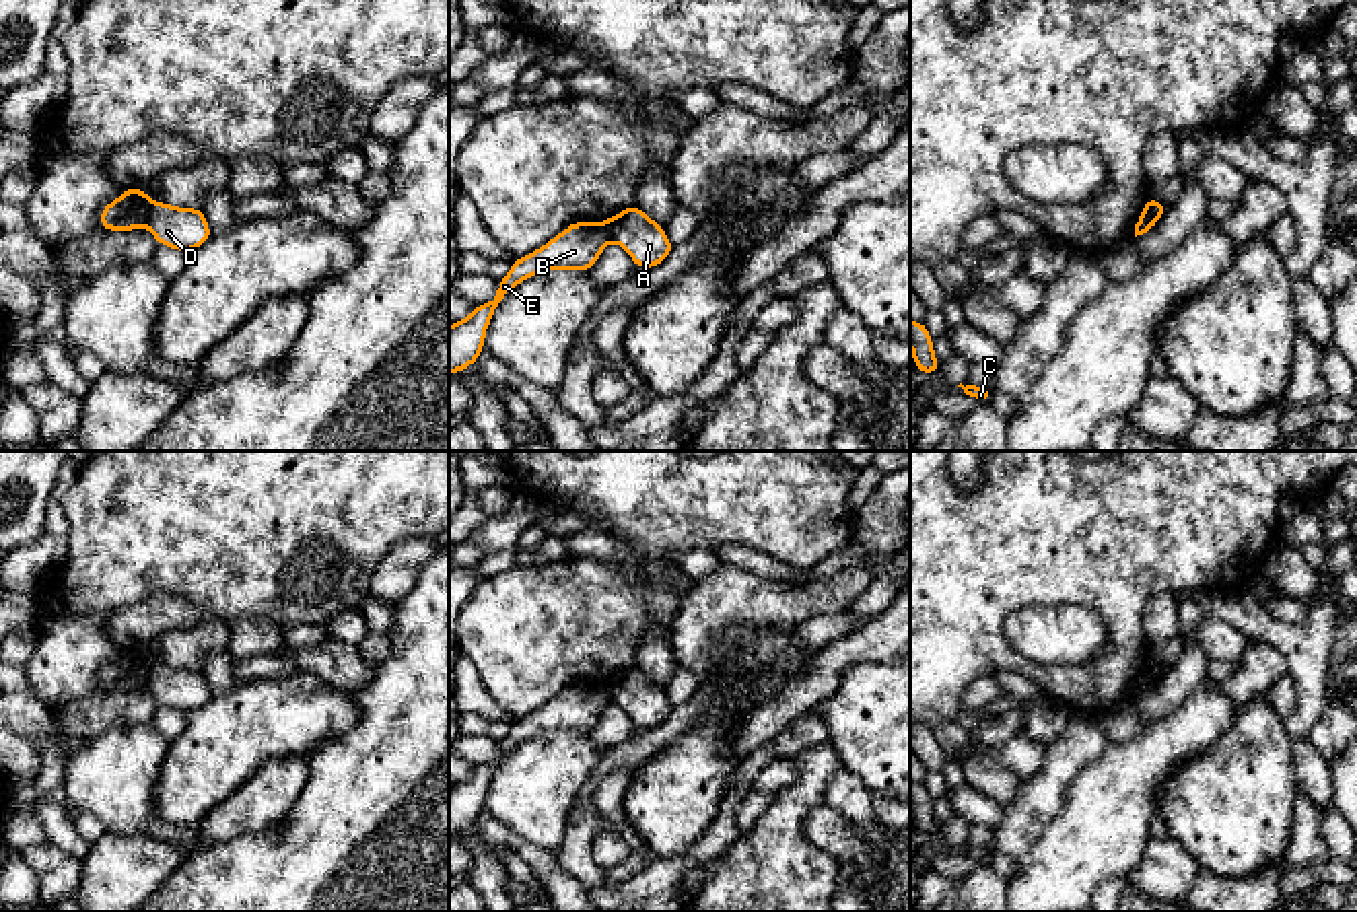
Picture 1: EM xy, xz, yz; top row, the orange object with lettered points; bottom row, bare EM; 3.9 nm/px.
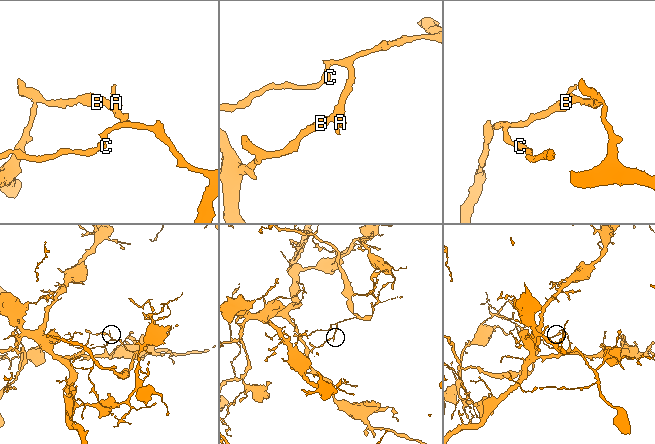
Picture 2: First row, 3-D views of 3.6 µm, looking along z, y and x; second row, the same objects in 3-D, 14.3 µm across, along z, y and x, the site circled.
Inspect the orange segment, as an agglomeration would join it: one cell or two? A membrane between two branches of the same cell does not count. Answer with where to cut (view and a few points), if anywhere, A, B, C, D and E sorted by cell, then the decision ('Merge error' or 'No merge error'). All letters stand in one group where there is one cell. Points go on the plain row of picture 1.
Split along xy (153, 663), (145, 684). Groups: A C D / B E. Merge error

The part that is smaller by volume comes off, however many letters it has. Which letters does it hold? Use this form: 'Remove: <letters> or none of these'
Remove: A, C, D

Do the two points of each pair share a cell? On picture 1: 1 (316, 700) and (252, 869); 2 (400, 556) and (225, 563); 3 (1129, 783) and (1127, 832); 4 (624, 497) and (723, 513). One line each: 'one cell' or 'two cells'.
1: two cells
2: two cells
3: one cell
4: one cell

